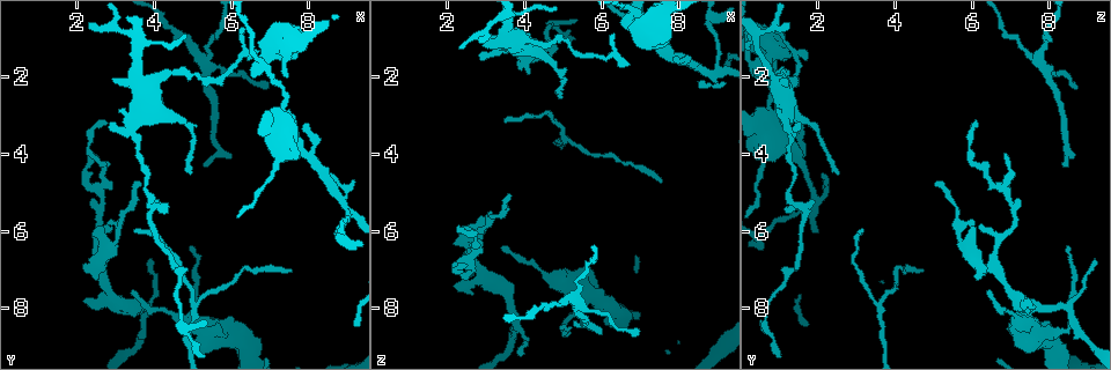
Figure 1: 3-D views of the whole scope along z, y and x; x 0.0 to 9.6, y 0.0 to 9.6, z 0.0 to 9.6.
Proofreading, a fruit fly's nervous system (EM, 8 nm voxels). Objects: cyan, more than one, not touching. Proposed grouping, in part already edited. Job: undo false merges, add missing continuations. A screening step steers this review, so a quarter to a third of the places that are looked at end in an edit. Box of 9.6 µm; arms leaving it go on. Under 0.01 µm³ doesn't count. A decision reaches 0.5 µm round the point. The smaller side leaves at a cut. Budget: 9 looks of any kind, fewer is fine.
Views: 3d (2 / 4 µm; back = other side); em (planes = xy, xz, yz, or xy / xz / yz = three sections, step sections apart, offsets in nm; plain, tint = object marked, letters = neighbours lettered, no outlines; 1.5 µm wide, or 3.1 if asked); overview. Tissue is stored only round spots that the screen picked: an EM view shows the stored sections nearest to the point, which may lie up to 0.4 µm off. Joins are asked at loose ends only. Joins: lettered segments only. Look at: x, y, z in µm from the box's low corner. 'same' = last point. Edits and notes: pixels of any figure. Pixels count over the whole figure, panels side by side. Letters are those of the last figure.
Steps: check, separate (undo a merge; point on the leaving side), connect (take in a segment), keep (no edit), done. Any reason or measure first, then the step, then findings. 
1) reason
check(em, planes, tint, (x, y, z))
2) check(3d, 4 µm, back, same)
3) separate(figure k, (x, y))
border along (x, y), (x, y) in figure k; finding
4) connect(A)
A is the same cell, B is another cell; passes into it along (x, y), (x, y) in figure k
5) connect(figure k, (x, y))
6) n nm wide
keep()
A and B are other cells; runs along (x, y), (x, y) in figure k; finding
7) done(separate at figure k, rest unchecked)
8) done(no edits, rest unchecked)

thin end
check(3d, 2 µm, (4.35, 5.45, 1.20))

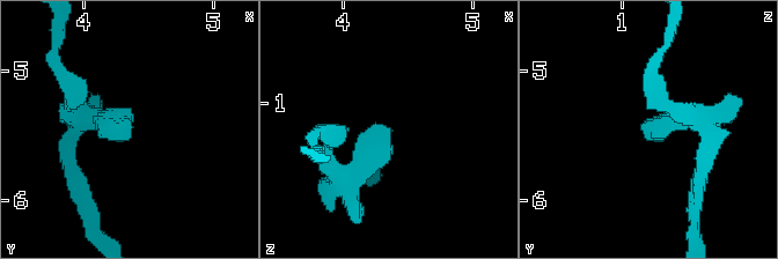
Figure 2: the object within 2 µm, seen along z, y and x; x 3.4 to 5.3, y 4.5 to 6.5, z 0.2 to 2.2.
shape alone is not enough
check(em, yz, step 4, tint, (4.34, 5.38, 1.18))

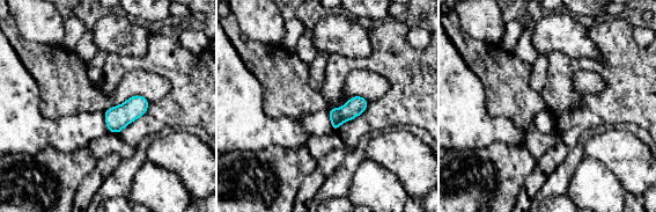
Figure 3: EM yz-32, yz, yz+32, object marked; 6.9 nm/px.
another direction
check(em, planes, letters, same)

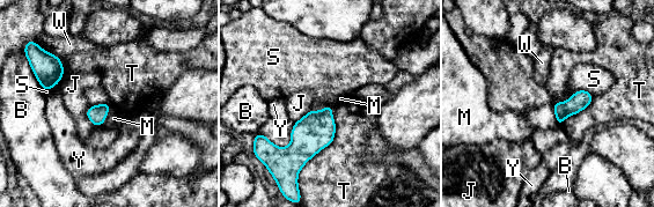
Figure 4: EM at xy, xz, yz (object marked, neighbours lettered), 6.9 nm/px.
110 nm wide
keep()
B, J, M, S, T, W and Y are other cells; none of them fits

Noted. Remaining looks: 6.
a fork
check(3d, 4 µm, (2.60, 6.90, 6.65))

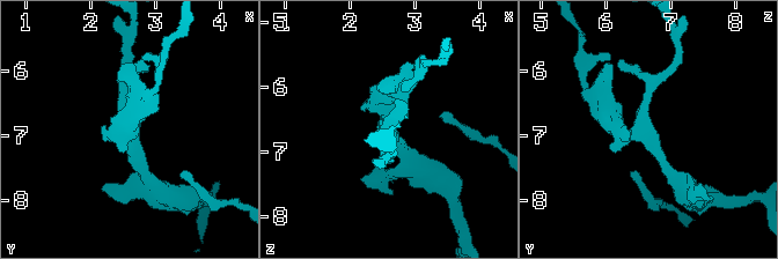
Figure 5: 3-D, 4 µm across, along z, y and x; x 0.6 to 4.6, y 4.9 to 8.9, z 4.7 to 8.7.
3 arms; arms of 200, 200, 340 nm
check(em, xz, step 8, tint, (2.55, 6.90, 6.55))

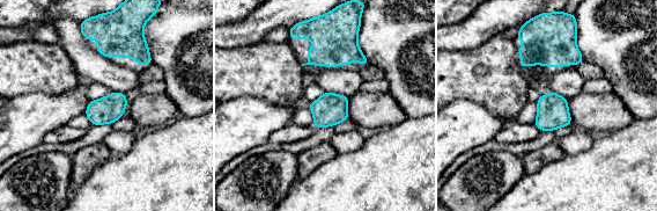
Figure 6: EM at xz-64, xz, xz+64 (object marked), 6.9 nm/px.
another direction
check(em, planes, letters, same)

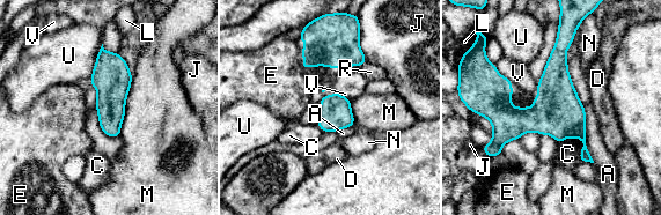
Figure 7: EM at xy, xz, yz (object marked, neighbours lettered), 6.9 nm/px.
keep()
A, C, D, E, J, L, M, N, R, U and V are other cells; one cell here

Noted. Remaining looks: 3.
narrows sharply
check(em, yz, step 8, tint, (2.35, 3.75, 6.00))

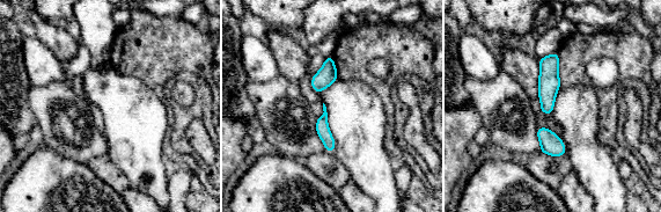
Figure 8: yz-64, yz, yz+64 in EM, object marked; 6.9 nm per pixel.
check(em, xy, step 8, letters, same)

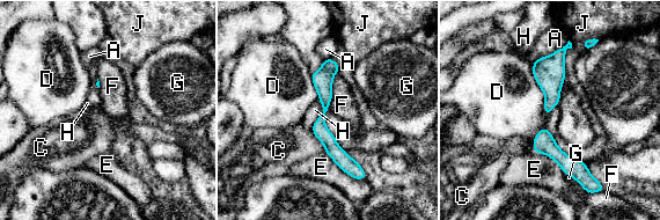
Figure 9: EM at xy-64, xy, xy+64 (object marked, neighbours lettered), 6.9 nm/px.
keep()
A, C, D, E, F, G, H and J are other cells; runs along (325, 61), (321, 132), (354, 174) in figure 9; continuous, no second cell

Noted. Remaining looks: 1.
done(no edits, rest unchecked)

